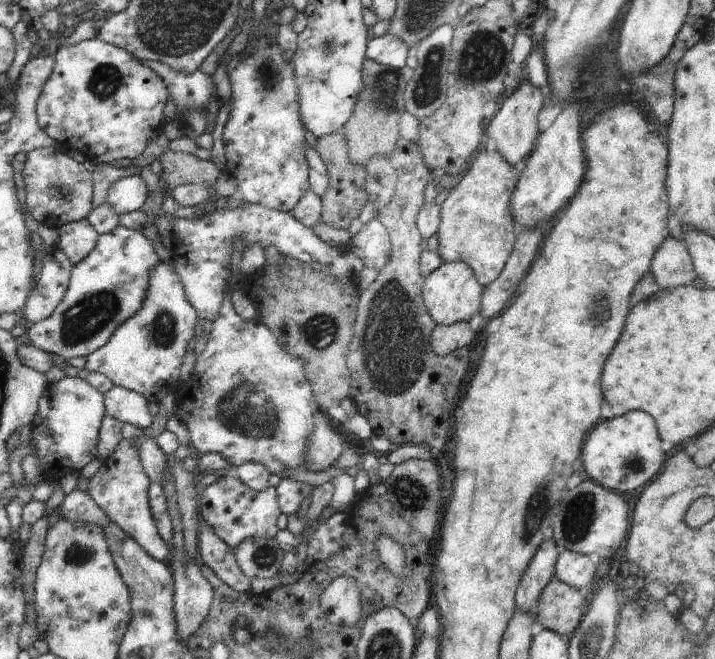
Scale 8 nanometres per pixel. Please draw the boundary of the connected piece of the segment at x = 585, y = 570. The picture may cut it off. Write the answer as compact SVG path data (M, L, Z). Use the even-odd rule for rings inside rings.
M561 550L555 564L555 576L568 586L585 592L594 586L592 582L594 576L597 576L596 566L588 555Z

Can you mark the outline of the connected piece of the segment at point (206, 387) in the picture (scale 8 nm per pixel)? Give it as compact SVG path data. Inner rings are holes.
M227 289L219 315L213 322L206 348L196 360L193 373L190 376L191 378L184 383L181 382L179 386L176 387L172 395L172 399L174 400L170 400L170 403L176 404L175 416L185 422L186 428L188 428L188 432L190 432L192 449L199 455L218 453L221 454L230 465L237 466L243 465L244 463L260 463L268 469L269 474L277 474L280 478L286 479L288 477L284 473L284 470L290 470L290 468L292 468L292 470L296 470L296 468L304 470L304 468L307 468L308 443L311 439L313 428L315 427L315 415L319 412L319 406L317 405L309 382L305 379L303 360L284 352L284 349L279 345L279 341L276 340L275 334L272 334L272 331L263 322L260 322L259 319L256 321L245 321L243 318L240 318L233 309L231 297L232 292Z

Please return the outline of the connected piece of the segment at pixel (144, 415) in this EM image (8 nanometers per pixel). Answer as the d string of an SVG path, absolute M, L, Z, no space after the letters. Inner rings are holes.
M113 386L103 394L105 414L119 420L122 424L134 424L138 428L148 428L153 416L148 411L149 401L134 391Z

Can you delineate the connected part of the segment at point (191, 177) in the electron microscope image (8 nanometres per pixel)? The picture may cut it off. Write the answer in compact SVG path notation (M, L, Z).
M167 151L160 156L160 180L166 188L195 184L213 187L220 170L212 161L199 159L192 153Z

